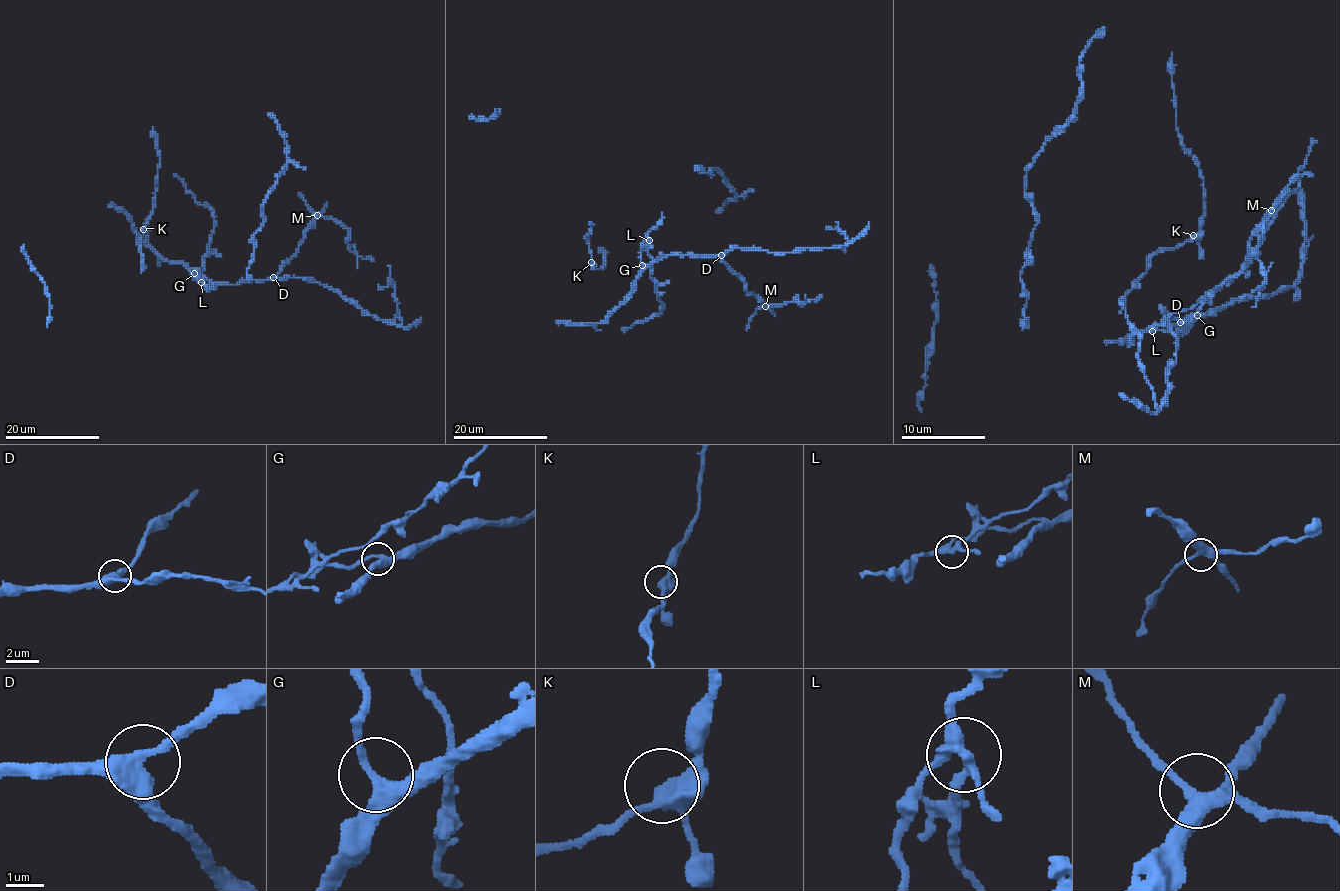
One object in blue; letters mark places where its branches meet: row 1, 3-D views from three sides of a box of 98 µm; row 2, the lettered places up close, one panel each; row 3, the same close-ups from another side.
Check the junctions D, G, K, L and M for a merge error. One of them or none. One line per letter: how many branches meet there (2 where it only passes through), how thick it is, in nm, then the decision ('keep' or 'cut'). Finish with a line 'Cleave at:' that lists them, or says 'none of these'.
D: 3 branches meet; 380 nm thick; keep
G: 3 branches meet; 320 nm thick; keep
K: 3 branches meet; 400 nm thick; keep
L: 4 branches meet; 280 nm thick; cut
M: 4 branches meet; 340 nm thick; keep
Cleave at: L

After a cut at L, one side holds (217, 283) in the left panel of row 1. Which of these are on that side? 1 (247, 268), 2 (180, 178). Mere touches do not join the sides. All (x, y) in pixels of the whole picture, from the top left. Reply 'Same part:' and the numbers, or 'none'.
Same part: 1

